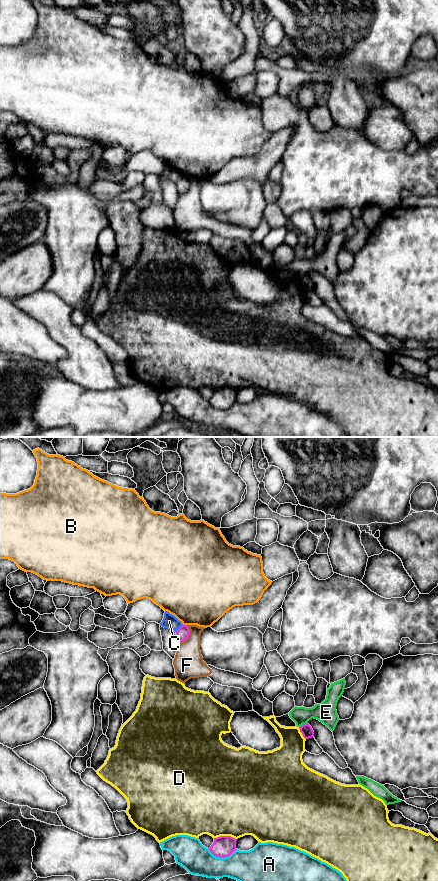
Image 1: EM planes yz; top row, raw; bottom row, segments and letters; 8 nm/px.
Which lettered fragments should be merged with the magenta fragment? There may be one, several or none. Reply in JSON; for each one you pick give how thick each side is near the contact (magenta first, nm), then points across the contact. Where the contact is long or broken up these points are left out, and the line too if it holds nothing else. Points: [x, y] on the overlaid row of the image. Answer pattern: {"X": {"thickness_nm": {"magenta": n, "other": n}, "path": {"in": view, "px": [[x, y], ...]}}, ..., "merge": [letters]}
{"merge": []}

